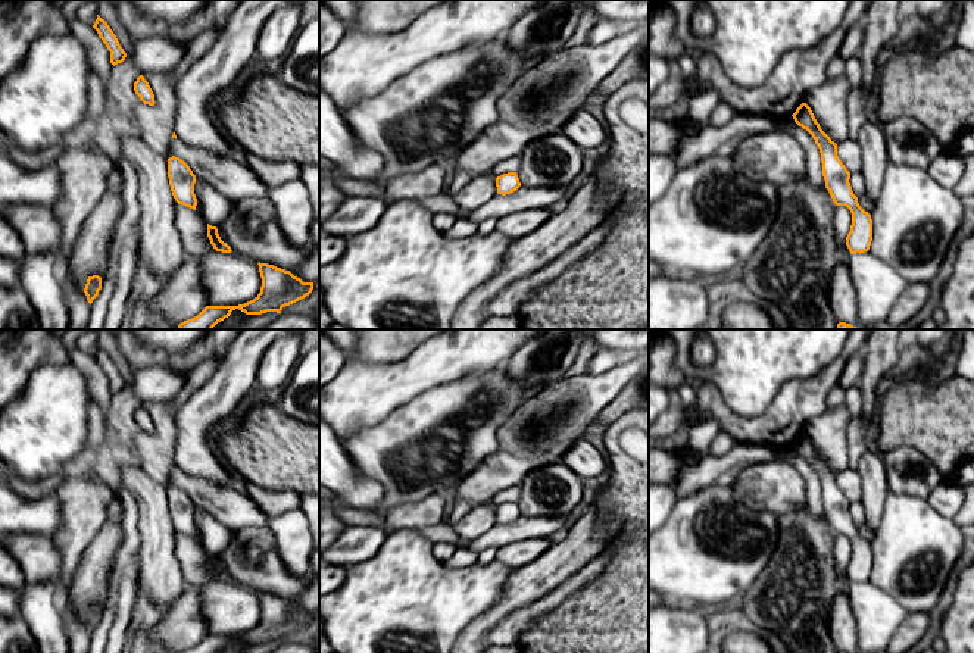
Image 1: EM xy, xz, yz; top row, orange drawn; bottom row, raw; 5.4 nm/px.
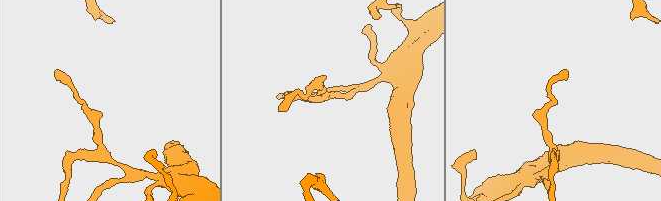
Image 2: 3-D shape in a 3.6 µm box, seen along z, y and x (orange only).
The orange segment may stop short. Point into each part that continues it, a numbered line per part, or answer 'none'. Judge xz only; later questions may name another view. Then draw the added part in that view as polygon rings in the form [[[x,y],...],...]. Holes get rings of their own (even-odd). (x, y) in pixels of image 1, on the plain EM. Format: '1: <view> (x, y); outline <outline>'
none

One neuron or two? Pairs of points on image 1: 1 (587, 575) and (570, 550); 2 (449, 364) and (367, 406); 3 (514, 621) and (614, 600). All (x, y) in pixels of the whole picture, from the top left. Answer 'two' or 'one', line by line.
1: two
2: one
3: two

